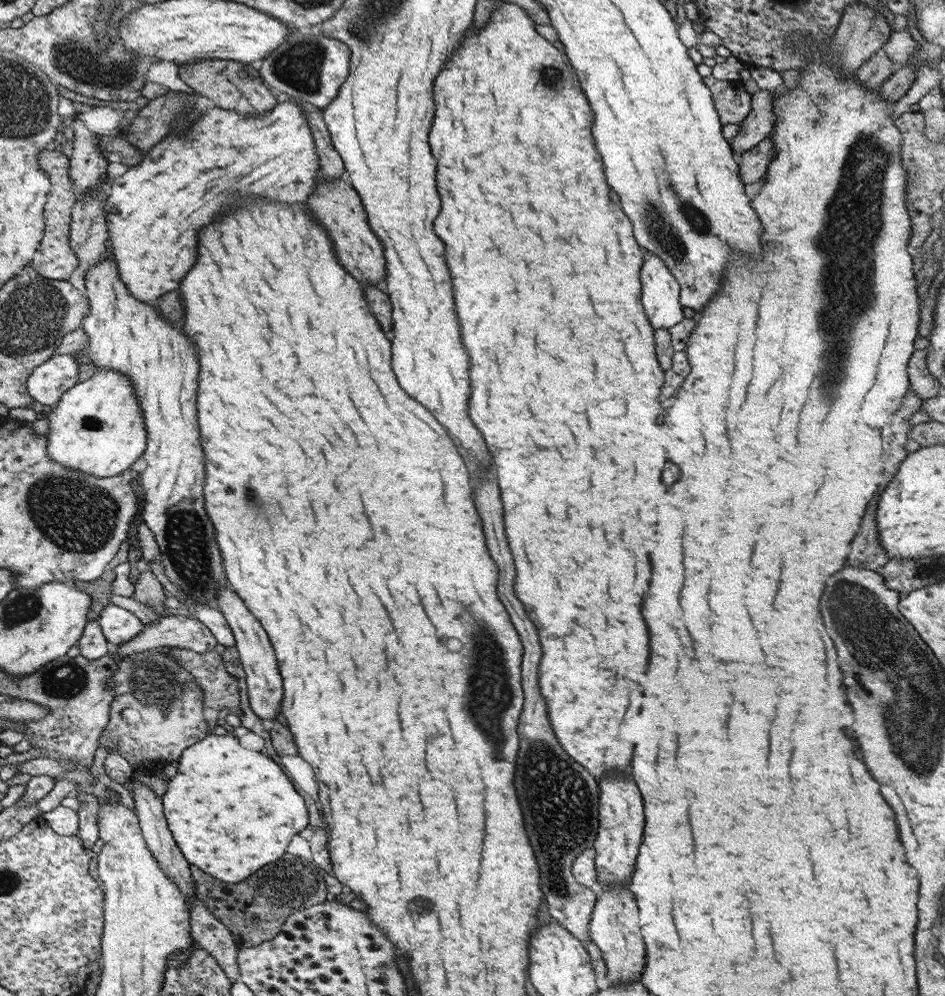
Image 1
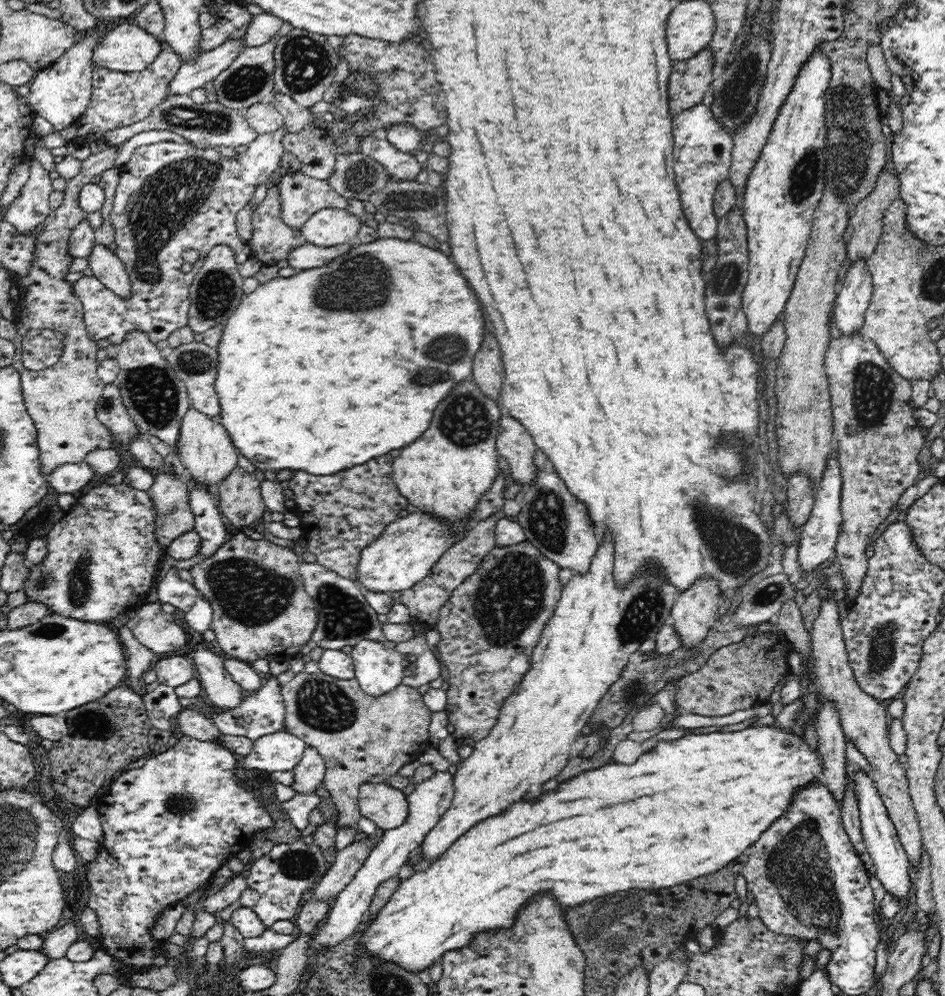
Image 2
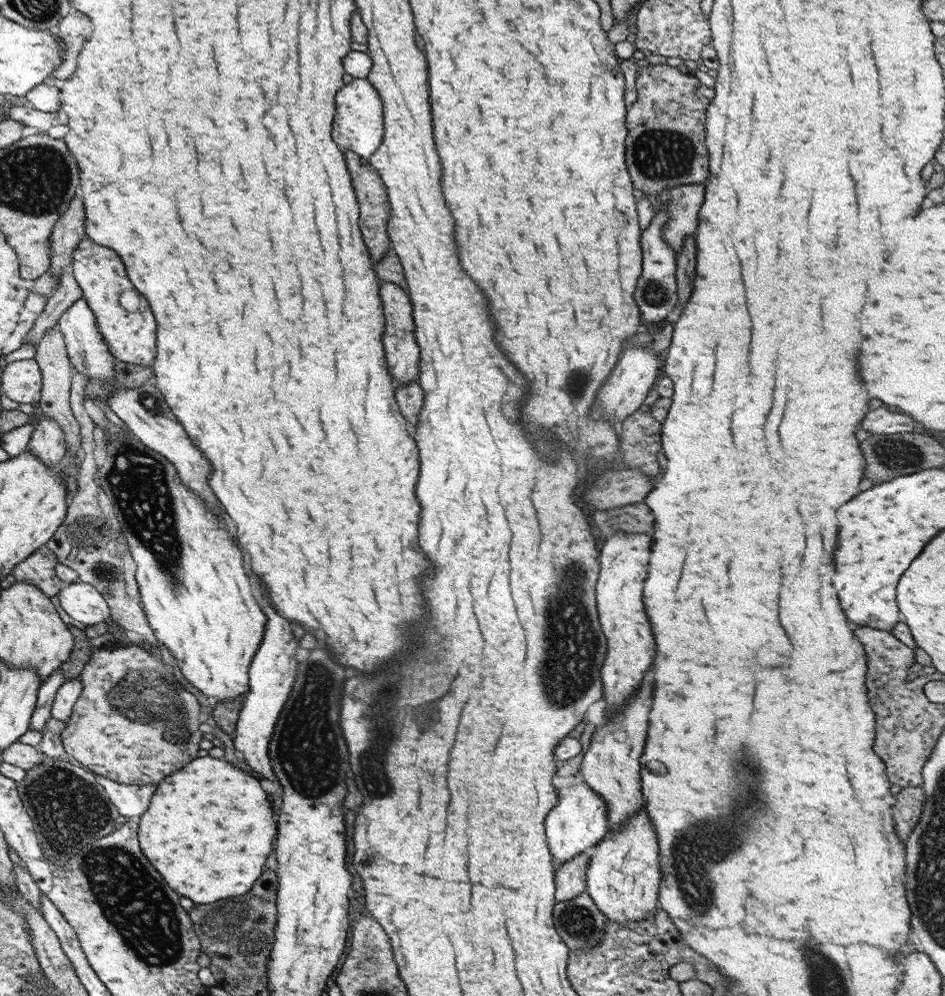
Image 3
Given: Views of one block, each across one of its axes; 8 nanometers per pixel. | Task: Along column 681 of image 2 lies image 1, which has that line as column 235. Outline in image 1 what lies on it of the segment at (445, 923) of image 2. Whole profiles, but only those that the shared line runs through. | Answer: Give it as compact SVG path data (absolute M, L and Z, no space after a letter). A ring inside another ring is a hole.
M209 732L206 736L181 751L177 759L179 768L161 797L163 818L189 864L195 864L215 880L237 884L285 852L291 836L307 824L307 812L303 798L293 790L291 782L273 760L259 752L239 748L238 738L231 733L215 735Z

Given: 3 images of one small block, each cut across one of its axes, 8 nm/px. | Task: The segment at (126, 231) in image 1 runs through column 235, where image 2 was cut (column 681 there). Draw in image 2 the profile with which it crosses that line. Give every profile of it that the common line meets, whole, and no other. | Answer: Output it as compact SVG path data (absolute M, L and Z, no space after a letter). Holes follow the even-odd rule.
M702 104L673 117L673 169L684 214L700 240L714 239L719 219L713 213L715 192L720 182L728 179L732 164L732 136L714 120L710 108Z

